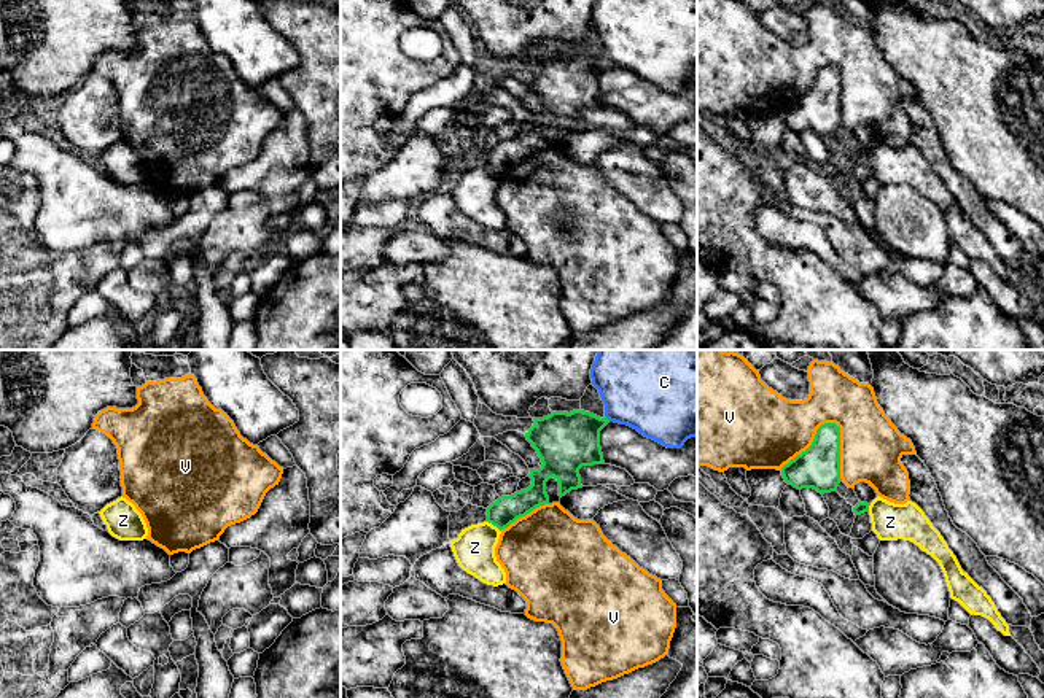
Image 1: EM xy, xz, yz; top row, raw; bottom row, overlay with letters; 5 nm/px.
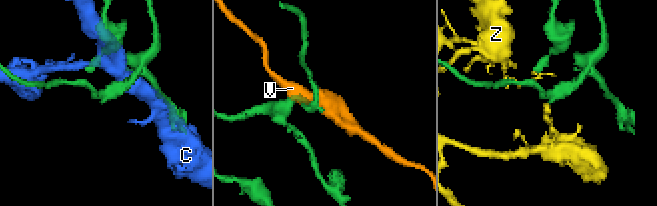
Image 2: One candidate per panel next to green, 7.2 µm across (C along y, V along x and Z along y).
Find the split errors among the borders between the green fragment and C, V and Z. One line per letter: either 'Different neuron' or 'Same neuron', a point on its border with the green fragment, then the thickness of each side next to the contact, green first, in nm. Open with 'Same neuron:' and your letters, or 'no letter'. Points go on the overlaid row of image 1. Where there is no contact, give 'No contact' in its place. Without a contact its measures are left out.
Same neuron: no letter
C: Different neuron. Touches green at xz (607, 418). Thickness 300 nm (green) against 440 nm
V: Different neuron. Touches green at yz (814, 441). Thickness 220 nm (green) against 380 nm
Z: Different neuron. Touches green at xz (494, 525). Thickness 140 nm (green) against 200 nm

